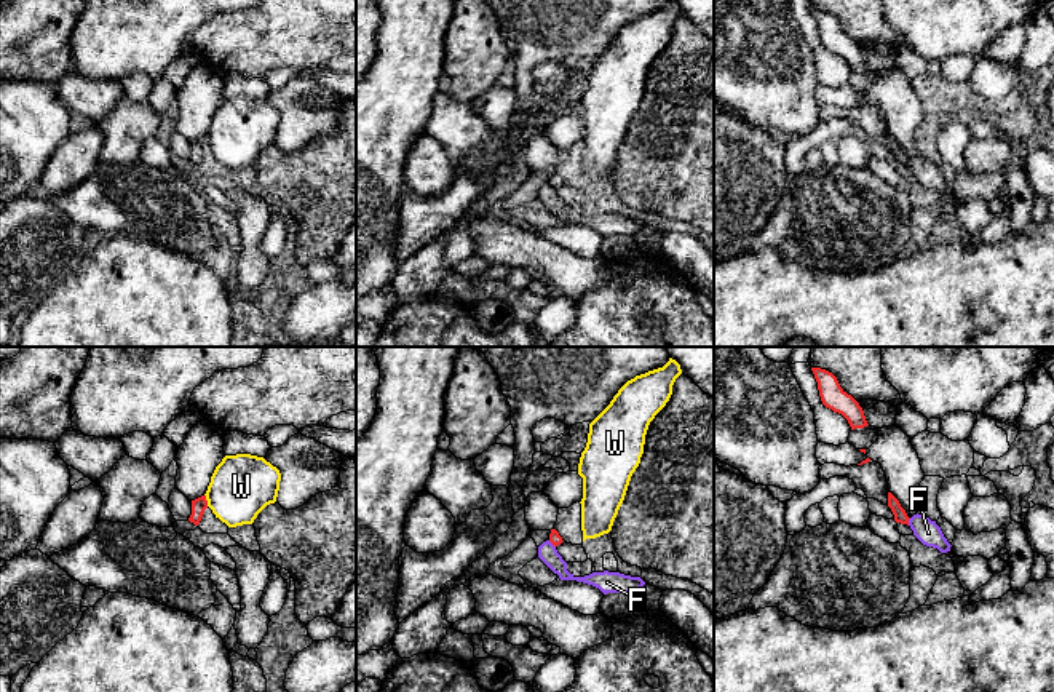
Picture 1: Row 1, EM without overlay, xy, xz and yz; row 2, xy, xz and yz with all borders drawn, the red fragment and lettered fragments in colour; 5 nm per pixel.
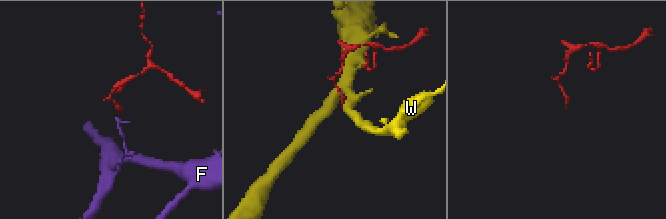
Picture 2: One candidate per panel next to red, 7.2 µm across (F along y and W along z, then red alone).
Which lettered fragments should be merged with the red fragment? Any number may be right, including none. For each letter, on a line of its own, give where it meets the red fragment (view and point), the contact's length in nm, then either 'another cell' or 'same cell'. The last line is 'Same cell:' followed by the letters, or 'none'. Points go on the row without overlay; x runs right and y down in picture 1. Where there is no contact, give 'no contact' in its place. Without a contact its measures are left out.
F: yz (907, 163) | 40 nm | another cell
W: xy (206, 143) | 70 nm | another cell
Same cell: none

